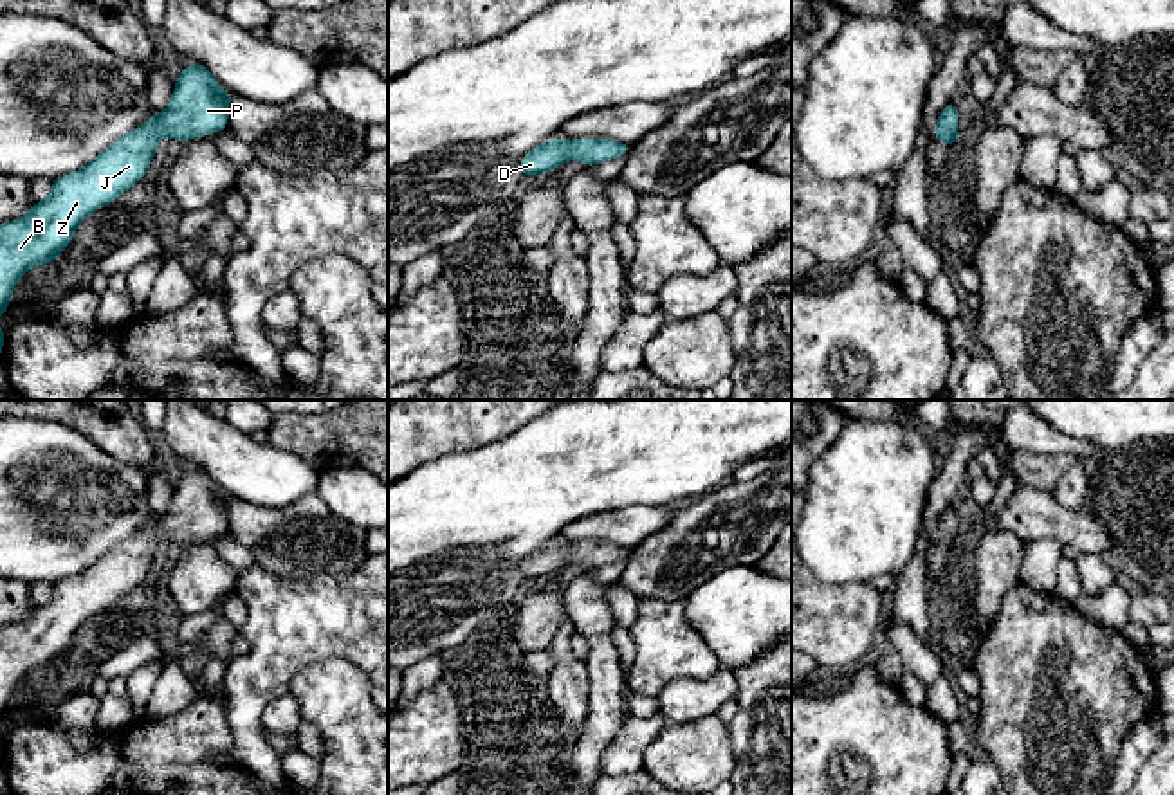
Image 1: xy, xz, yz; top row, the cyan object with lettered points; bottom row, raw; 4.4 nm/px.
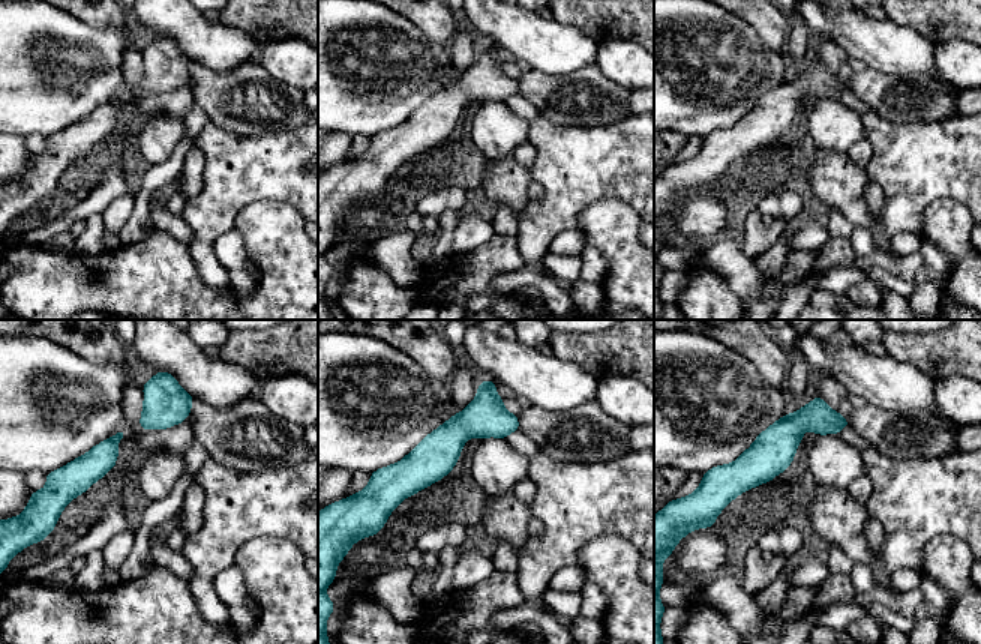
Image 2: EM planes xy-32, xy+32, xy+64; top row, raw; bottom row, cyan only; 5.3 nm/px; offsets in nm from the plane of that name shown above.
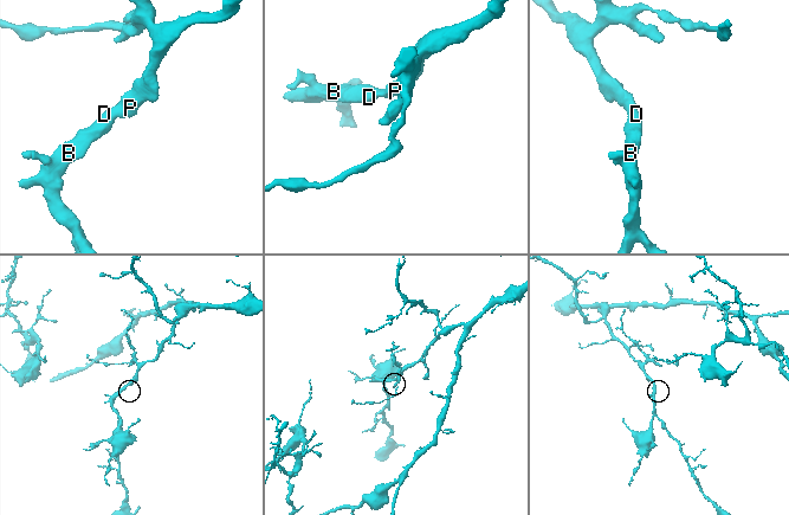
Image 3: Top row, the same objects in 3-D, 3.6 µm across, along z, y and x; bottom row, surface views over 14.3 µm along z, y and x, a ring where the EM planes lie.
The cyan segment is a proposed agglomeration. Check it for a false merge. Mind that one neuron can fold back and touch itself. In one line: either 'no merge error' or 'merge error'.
no merge error

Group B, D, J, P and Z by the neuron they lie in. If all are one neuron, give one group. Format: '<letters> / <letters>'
B D J P Z

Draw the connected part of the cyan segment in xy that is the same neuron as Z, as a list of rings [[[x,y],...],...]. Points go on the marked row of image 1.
[[[200,63],[186,67],[179,78],[168,108],[119,137],[106,151],[76,173],[52,180],[49,198],[36,202],[32,209],[9,224],[0,225],[0,314],[9,310],[9,296],[16,281],[34,265],[52,263],[70,243],[76,227],[85,216],[105,207],[123,191],[135,186],[148,171],[157,142],[170,135],[177,141],[216,133],[227,128],[229,99],[233,96],[218,87],[218,81]]]

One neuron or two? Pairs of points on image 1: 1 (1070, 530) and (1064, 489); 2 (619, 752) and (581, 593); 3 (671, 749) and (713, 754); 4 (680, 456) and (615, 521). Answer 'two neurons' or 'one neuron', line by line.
1: two neurons
2: two neurons
3: one neuron
4: two neurons

